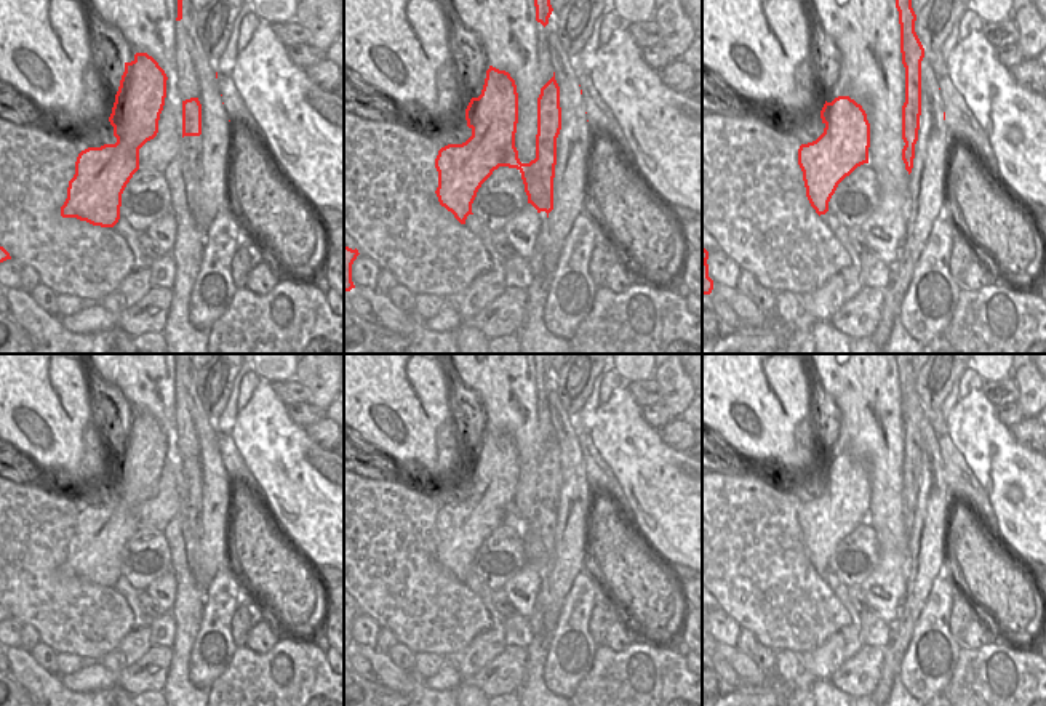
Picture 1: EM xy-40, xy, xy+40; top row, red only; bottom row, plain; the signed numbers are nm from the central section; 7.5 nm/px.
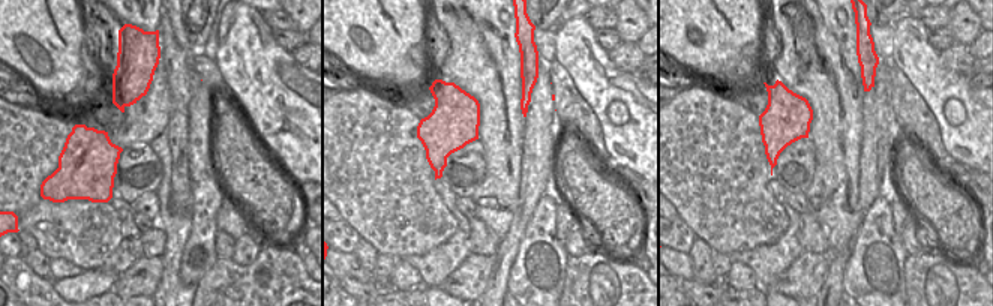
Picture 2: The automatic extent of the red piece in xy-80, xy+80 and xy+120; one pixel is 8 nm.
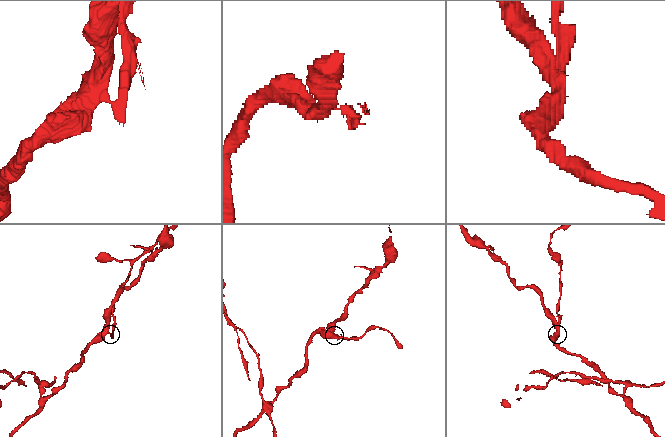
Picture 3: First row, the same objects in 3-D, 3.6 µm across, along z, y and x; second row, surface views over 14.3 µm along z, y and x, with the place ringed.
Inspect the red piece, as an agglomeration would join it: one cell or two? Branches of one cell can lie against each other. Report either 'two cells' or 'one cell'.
two cells

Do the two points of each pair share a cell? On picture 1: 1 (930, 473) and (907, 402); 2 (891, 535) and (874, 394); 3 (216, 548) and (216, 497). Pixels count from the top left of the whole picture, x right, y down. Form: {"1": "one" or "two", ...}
{"1": "one", "2": "one", "3": "one"}

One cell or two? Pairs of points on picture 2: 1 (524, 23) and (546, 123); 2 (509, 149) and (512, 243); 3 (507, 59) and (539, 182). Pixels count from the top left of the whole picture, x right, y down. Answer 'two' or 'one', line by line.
1: one
2: two
3: two

